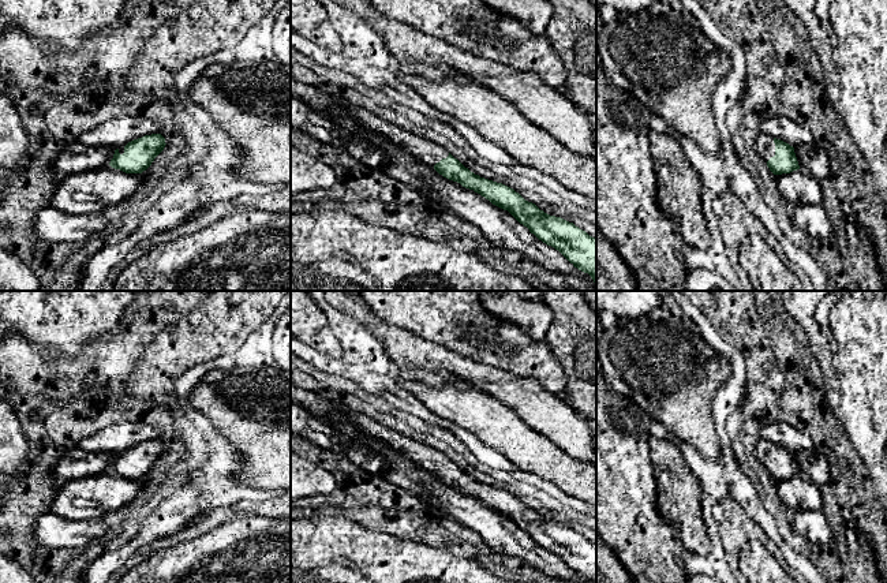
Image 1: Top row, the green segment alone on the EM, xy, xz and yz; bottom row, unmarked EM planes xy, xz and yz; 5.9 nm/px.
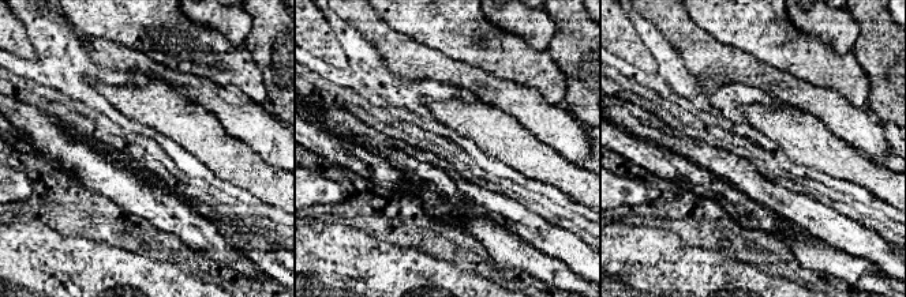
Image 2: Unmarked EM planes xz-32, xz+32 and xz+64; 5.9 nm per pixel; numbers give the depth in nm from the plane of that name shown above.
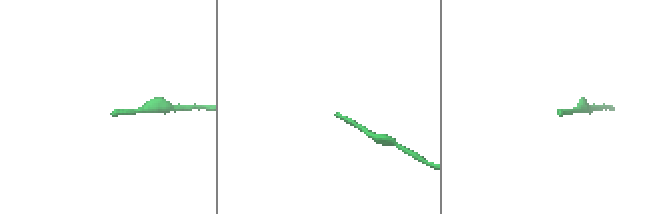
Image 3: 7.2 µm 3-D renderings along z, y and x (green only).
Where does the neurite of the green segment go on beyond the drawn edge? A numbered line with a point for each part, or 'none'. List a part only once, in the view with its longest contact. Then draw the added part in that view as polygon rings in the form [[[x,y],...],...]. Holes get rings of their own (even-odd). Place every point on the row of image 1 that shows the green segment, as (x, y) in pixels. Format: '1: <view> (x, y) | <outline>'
1: yz (764, 144) | [[[760,134],[756,139],[756,152],[767,162],[771,157],[775,156],[775,143],[774,138],[767,134]]]

